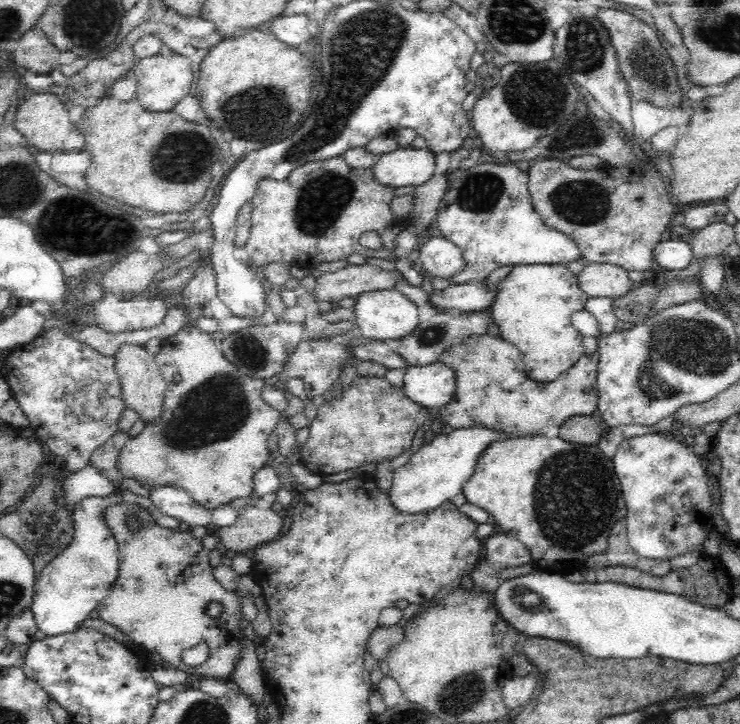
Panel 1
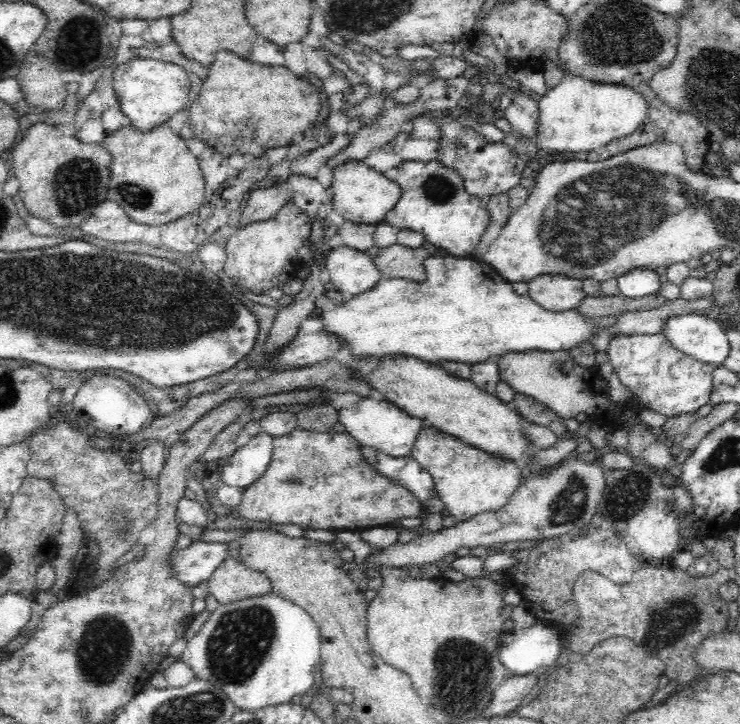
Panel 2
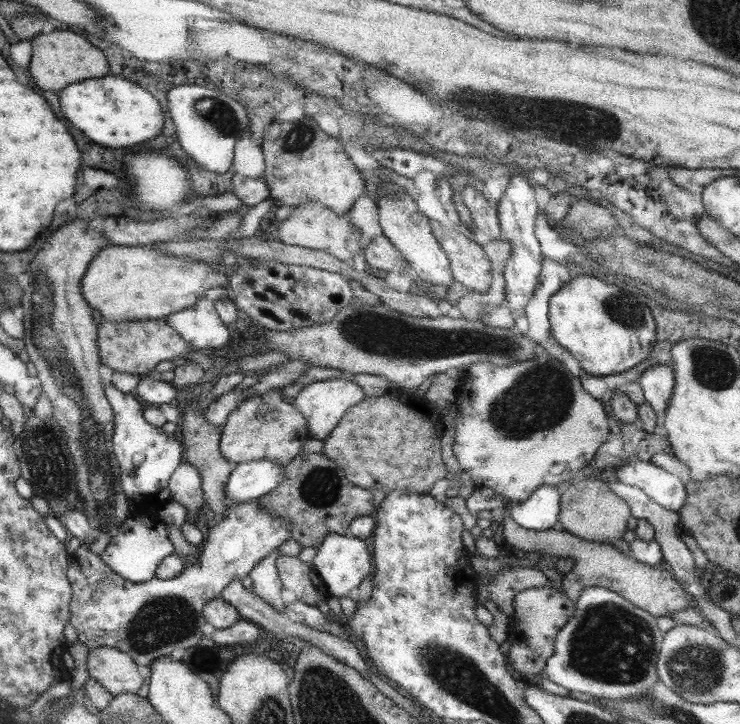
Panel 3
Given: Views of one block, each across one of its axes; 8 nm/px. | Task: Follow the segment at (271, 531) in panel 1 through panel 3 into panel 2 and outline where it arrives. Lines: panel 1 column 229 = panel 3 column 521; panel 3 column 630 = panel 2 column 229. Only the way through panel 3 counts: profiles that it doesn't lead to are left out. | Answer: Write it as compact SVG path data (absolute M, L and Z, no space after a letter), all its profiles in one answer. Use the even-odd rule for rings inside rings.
M228 557L207 580L209 594L222 603L261 597L272 593L270 579L262 571L255 571Z

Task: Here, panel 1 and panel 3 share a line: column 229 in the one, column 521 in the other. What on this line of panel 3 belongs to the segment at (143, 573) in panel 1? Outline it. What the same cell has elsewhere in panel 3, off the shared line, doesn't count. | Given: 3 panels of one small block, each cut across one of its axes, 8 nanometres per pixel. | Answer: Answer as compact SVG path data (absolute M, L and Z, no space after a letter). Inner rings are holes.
M547 585L543 588L529 587L516 593L511 600L510 636L506 644L508 662L521 679L540 674L546 662L554 654L556 635L574 614L573 601L569 602L563 593L555 592Z

